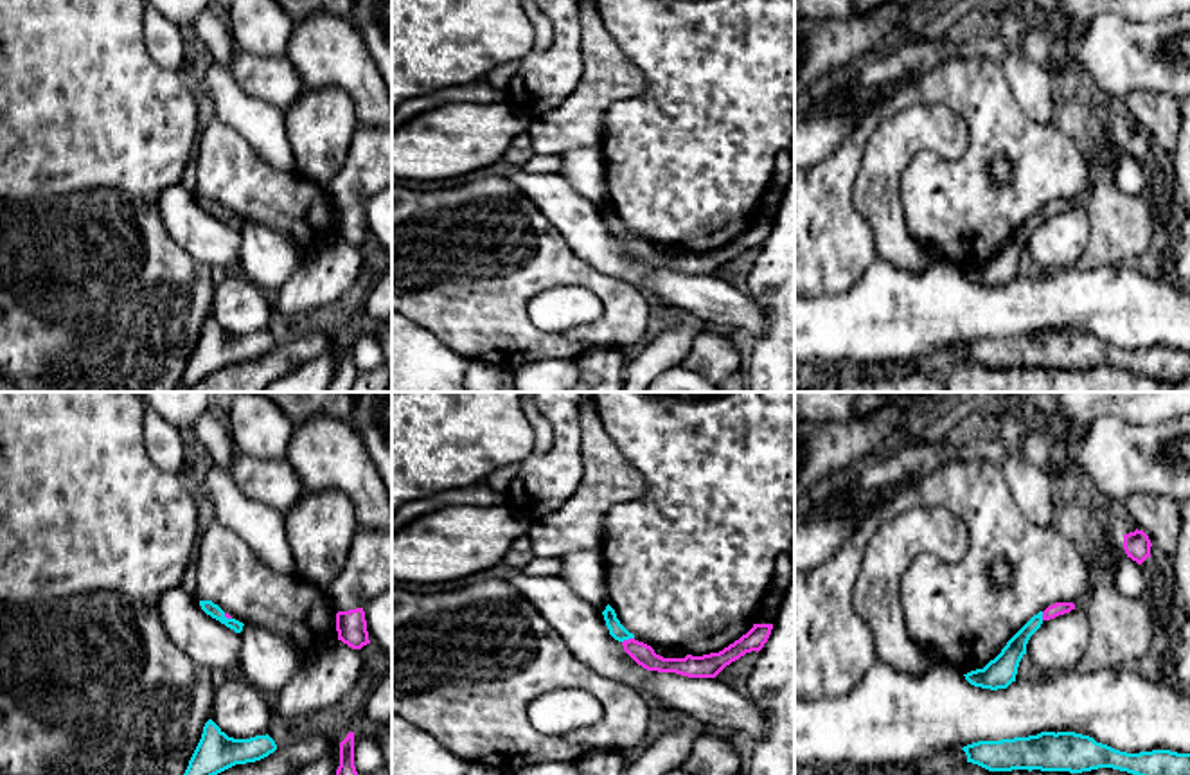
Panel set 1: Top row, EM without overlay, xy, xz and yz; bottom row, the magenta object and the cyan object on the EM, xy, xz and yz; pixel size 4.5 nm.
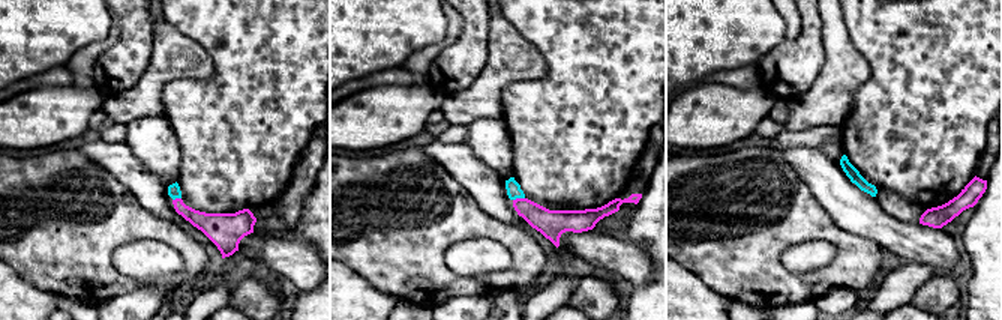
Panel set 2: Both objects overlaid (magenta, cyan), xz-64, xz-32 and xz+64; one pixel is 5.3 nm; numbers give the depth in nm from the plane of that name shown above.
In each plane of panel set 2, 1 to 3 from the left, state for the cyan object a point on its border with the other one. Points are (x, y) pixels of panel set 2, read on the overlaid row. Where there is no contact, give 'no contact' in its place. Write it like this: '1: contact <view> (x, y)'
1: contact xz-64 (176, 199)
2: contact xz-32 (518, 199)
3: no contact

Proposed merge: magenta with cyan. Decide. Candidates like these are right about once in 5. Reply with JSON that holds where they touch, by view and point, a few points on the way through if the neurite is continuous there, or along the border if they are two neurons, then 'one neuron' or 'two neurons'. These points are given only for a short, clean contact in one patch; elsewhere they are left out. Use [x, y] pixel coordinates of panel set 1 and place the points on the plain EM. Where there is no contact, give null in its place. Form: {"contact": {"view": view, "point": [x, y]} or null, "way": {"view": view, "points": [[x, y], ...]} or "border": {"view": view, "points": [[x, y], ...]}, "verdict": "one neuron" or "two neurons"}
{"contact": {"view": "xz", "point": [630, 236]}, "border": {"view": "xz", "points": [[633, 234], [622, 240]]}, "verdict": "two neurons"}

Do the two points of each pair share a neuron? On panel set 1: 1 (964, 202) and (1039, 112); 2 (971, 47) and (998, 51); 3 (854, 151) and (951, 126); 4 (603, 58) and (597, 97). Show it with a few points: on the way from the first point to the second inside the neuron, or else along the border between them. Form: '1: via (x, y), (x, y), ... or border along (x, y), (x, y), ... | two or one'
1: border along (1009, 85), (1018, 106), (1032, 119), (1048, 124) | two
2: via (978, 47), (991, 47) | one
3: border along (892, 115), (870, 135), (854, 189) | two
4: via (603, 67), (599, 89) | one

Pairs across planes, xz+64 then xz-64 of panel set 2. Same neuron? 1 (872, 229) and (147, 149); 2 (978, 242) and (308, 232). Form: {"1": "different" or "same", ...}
{"1": "different", "2": "same"}

